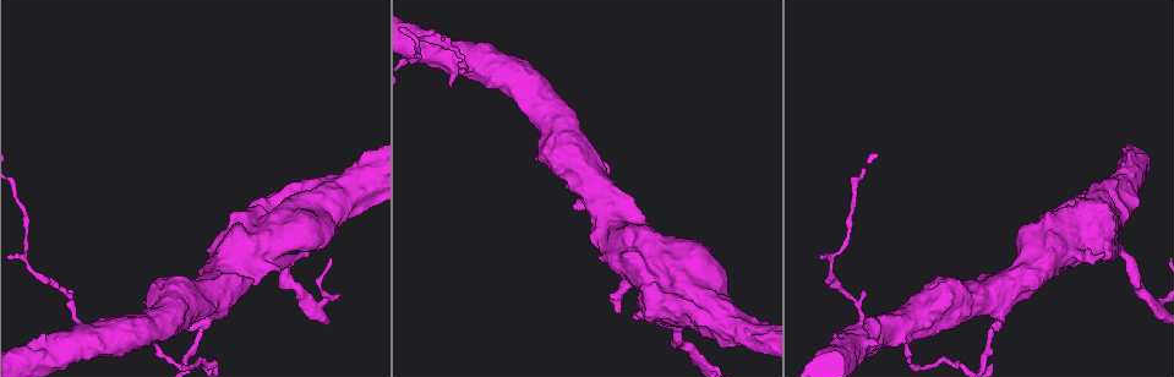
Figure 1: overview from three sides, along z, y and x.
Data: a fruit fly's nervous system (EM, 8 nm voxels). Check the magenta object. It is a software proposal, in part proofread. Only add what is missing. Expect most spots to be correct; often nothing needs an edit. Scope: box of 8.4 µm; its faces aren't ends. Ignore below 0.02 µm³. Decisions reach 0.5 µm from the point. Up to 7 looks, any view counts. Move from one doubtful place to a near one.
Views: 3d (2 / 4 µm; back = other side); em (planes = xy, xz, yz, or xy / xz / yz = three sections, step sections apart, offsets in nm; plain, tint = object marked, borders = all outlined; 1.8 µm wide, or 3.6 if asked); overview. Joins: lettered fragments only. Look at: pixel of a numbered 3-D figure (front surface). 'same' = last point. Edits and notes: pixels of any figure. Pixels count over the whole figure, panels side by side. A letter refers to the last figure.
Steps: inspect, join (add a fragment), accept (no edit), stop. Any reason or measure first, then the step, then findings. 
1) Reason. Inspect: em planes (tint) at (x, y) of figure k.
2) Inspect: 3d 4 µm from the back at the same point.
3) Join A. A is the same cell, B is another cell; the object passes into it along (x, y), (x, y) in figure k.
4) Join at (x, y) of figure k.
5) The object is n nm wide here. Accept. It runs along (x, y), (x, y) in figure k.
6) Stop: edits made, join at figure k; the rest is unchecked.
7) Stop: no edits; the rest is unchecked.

An open end. Inspect: em 3.6 µm planes (borders) at (876, 345) of figure 1.

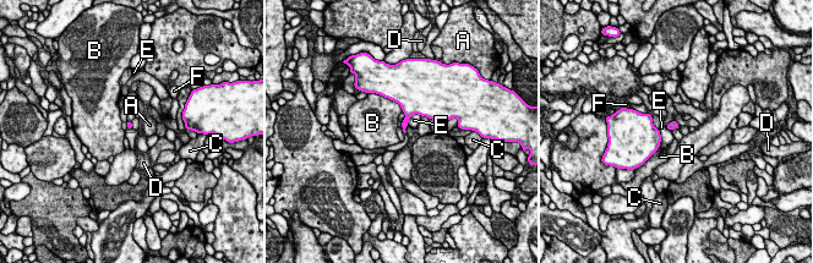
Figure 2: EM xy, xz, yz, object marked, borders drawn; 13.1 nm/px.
The longest contact is with B, 420 nm. Accept. A, B, C, D, E and F are other cells; no lettered fragment goes on from it.

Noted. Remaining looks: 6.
Sudden change in width. Inspect: 3d 4 µm at (908, 337) of figure 1.

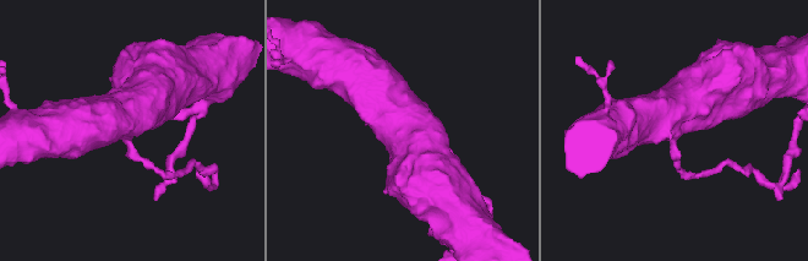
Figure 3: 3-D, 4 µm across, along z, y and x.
Now the EM. Inspect: em 3.6 µm yz step 16 (tint) at (675, 132) of figure 3.

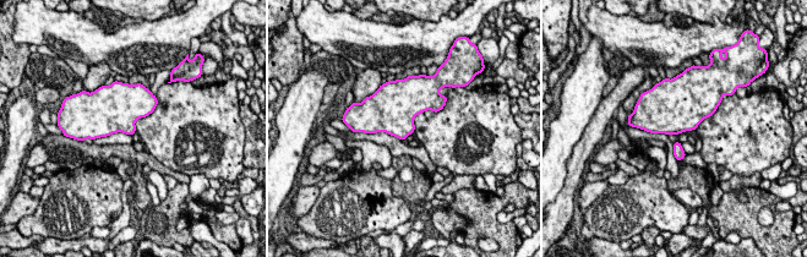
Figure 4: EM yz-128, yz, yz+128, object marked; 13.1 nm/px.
Inspect: em 3.6 µm planes (borders) at the same point.

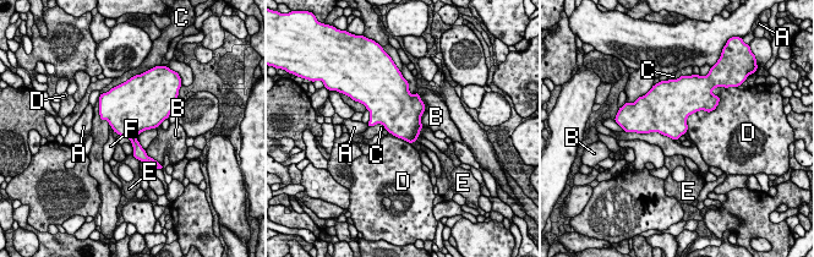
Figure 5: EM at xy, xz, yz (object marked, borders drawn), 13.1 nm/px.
Accept. A, B, C, D, E and F are other cells; a border runs along (714, 109), (692, 113), (686, 131) in figure 5; none of them fits.

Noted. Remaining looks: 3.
Free end. Inspect: 3d 4 µm at (319, 238) of figure 1.

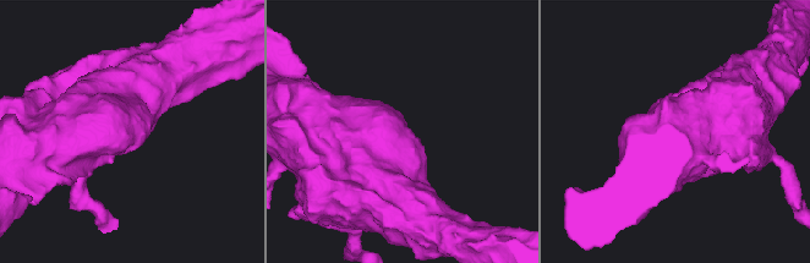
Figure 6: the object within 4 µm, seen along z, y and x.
Shape alone is not enough. Inspect: em 3.6 µm planes (plain) at (133, 139) of figure 6.

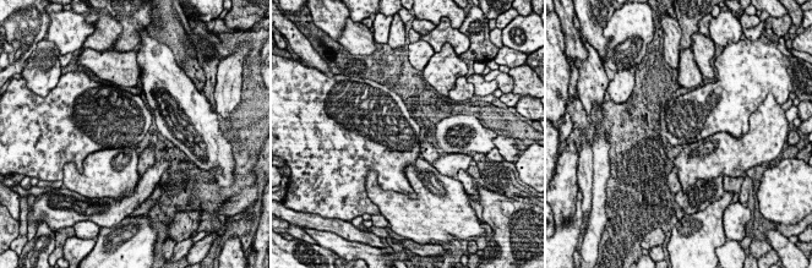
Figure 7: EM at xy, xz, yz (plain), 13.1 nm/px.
See the neighbours. Inspect: em 3.6 µm planes (borders) at the same point.

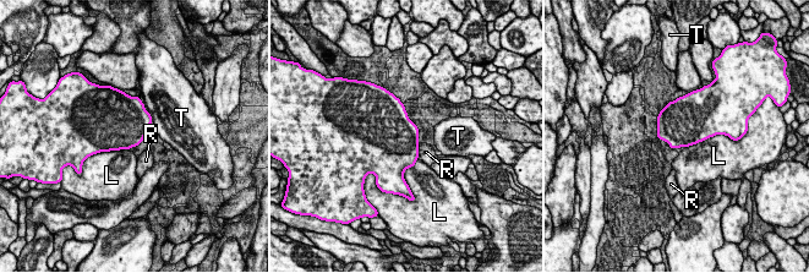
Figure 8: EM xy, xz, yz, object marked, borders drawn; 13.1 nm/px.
The longest contact is with L, 500 nm. Accept. L, R and T are other cells; a border runs along (722, 134), (716, 134), (687, 147) in figure 8; no lettered fragment goes on from it.

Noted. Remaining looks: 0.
Stop: no edits; the rest is unchecked.

